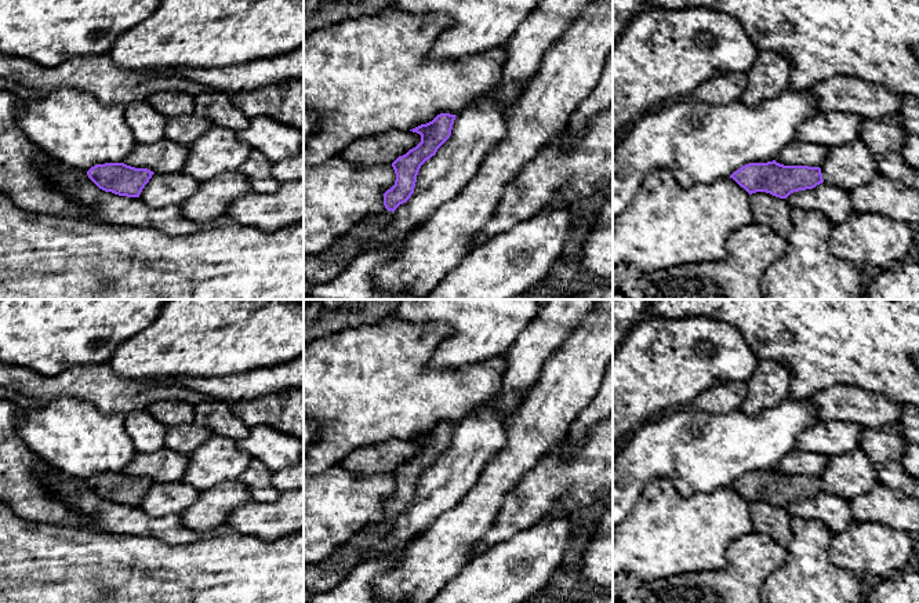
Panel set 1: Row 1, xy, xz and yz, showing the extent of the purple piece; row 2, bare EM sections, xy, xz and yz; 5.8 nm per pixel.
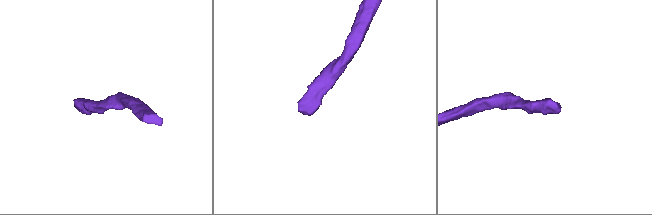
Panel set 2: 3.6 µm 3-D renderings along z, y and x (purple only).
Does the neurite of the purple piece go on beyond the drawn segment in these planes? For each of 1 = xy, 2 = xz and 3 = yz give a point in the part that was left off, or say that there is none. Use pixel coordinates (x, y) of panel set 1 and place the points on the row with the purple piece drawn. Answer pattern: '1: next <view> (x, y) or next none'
1: next none
2: next xz (320, 268)
3: next none

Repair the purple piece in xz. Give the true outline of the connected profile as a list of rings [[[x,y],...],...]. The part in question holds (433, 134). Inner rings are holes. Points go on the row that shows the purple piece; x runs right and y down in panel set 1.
[[[440,113],[432,121],[410,131],[421,135],[421,142],[406,155],[399,156],[392,167],[396,174],[395,185],[384,193],[385,212],[363,218],[324,253],[304,255],[304,295],[315,286],[339,275],[373,236],[391,224],[393,211],[414,193],[421,166],[436,155],[450,138],[455,115]]]

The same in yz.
[[[775,160],[745,164],[730,178],[749,195],[766,192],[780,199],[787,199],[793,192],[813,189],[824,182],[820,167],[784,166]]]

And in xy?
[[[124,163],[97,164],[87,171],[99,189],[127,197],[139,197],[153,174],[148,168],[135,168]]]

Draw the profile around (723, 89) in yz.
[[[744,72],[718,73],[698,86],[691,98],[711,106],[723,106],[741,99],[748,84]]]

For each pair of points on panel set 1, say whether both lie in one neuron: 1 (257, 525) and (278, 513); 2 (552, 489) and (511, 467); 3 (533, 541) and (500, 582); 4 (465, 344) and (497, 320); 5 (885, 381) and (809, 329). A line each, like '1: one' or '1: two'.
1: one
2: two
3: one
4: one
5: one

